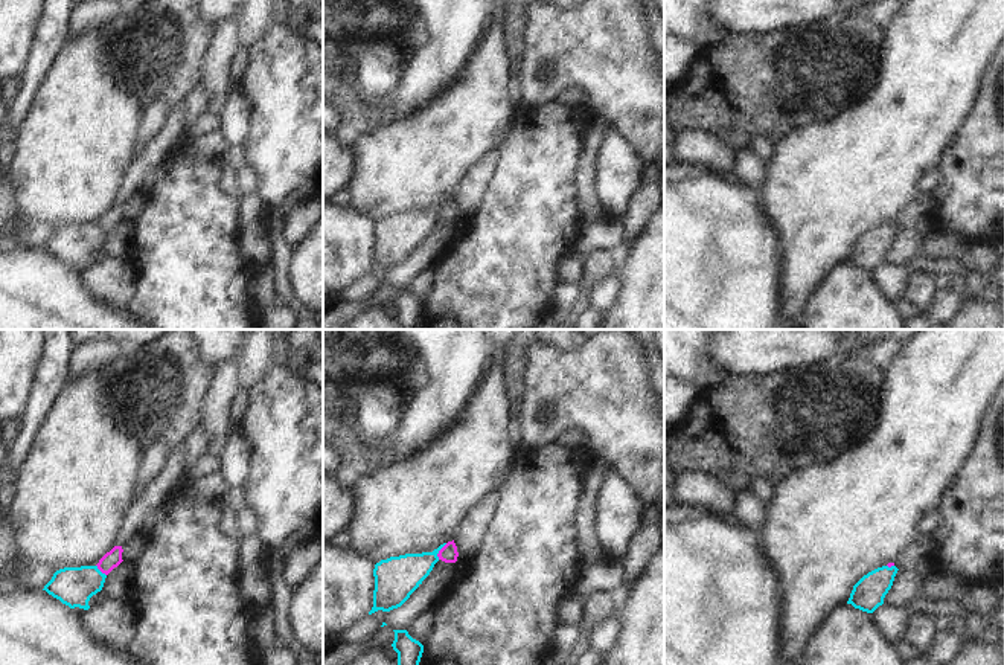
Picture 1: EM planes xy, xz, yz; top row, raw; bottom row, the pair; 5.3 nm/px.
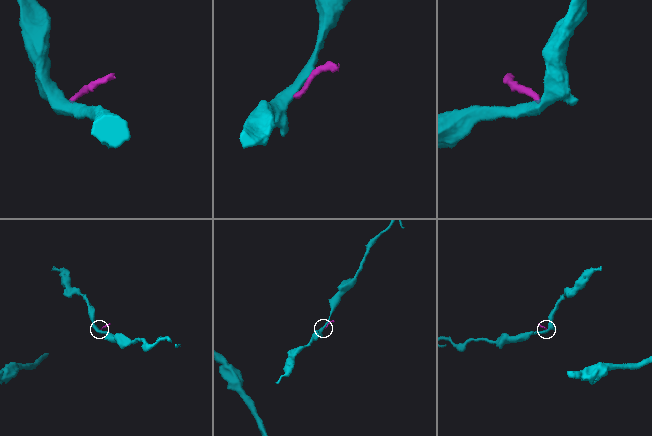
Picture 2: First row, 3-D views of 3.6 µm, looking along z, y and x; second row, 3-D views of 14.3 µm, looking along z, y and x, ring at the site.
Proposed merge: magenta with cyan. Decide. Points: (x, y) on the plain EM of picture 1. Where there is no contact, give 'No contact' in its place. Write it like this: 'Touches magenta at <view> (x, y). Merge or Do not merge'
Touches magenta at xz (439, 209). Do not merge.

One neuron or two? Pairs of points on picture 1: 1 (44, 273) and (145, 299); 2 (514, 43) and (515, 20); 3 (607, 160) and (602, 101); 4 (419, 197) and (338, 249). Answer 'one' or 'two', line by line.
1: two
2: one
3: two
4: two

